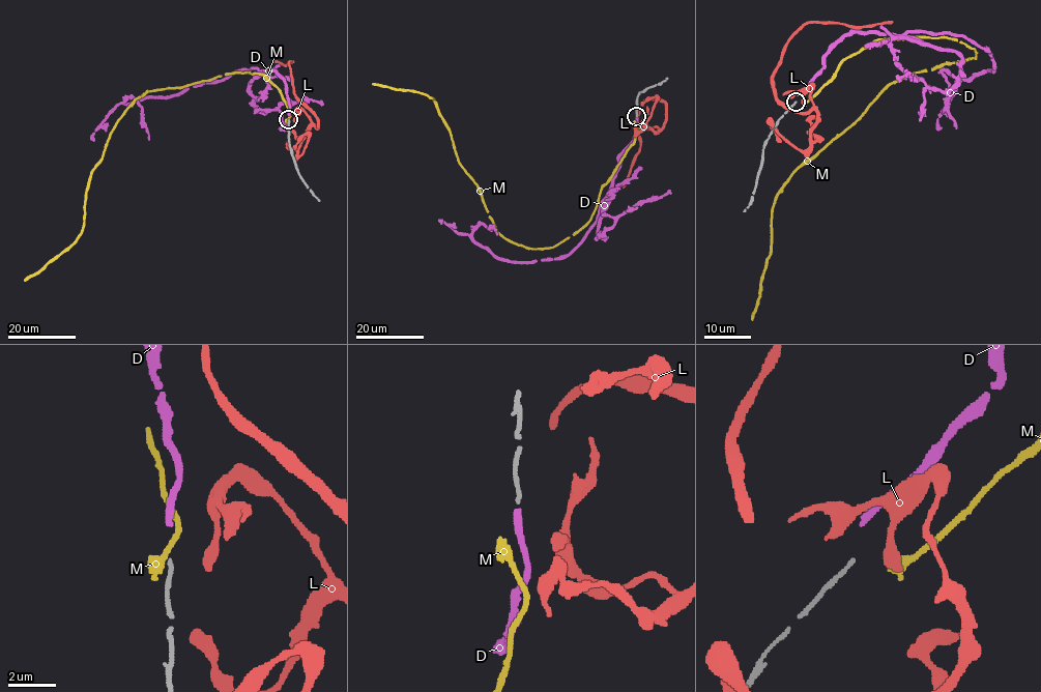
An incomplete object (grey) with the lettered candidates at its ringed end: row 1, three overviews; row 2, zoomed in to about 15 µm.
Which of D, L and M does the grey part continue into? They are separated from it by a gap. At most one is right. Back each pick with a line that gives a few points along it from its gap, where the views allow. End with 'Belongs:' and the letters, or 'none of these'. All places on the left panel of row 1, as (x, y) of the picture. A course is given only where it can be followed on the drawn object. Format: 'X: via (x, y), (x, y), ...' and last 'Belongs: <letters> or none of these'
Belongs: none of these

